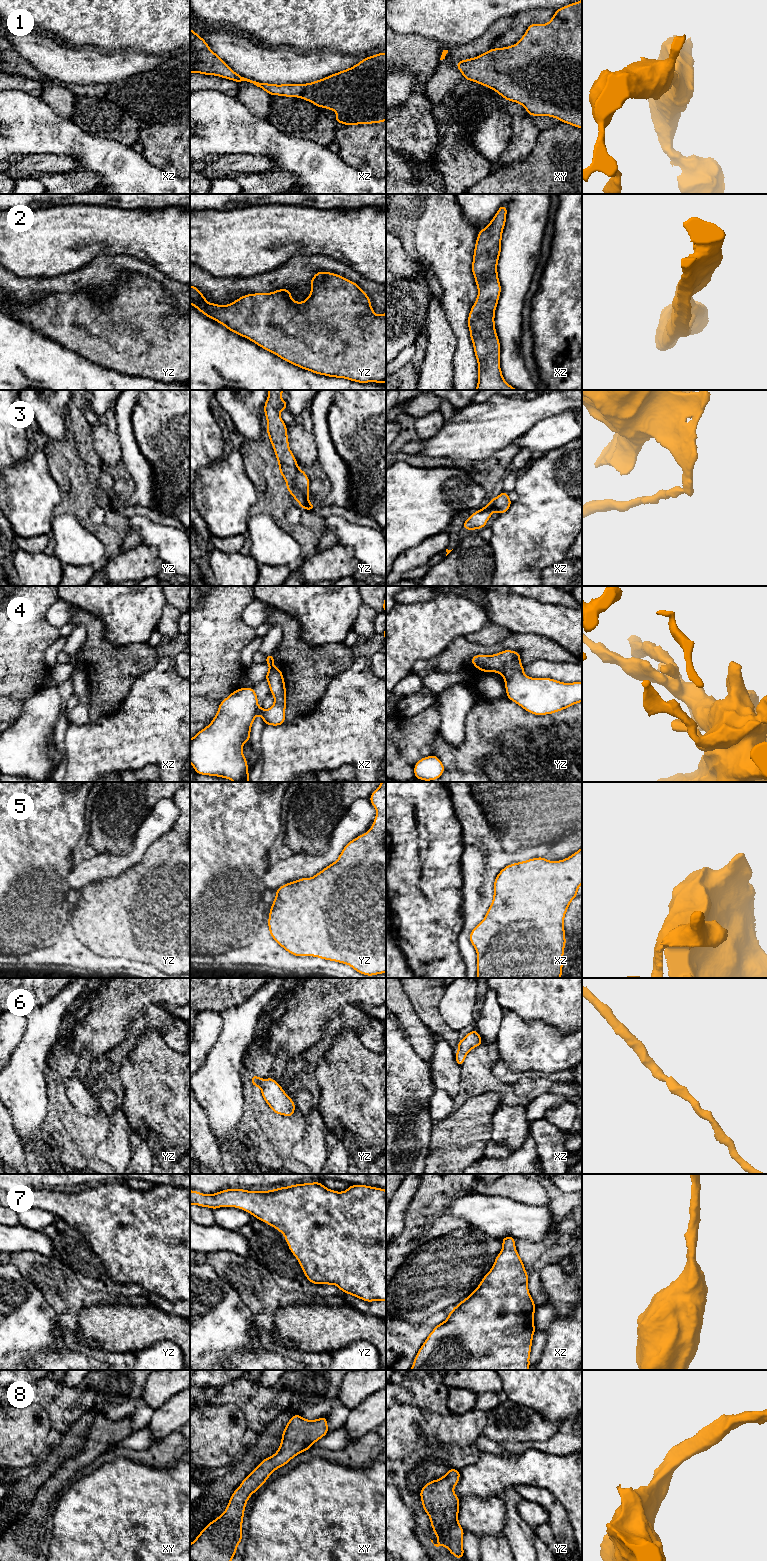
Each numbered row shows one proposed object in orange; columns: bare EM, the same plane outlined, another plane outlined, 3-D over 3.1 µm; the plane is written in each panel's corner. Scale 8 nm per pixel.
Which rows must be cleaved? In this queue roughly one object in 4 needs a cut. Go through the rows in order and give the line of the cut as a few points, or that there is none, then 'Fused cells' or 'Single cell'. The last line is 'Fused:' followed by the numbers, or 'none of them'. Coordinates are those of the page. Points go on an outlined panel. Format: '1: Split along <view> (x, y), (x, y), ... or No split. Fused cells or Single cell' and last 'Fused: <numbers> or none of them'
1: No split. Single cell
2: No split. Single cell
3: Split along xz (487, 504), (493, 510). Fused cells
4: No split. Single cell
5: No split. Single cell
6: No split. Single cell
7: No split. Single cell
8: No split. Single cell
Fused: 3

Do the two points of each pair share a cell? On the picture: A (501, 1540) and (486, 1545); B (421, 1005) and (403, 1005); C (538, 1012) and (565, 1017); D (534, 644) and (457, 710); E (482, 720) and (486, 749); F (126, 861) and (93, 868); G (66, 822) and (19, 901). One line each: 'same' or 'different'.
A: same
B: different
C: same
D: different
E: same
F: same
G: same

